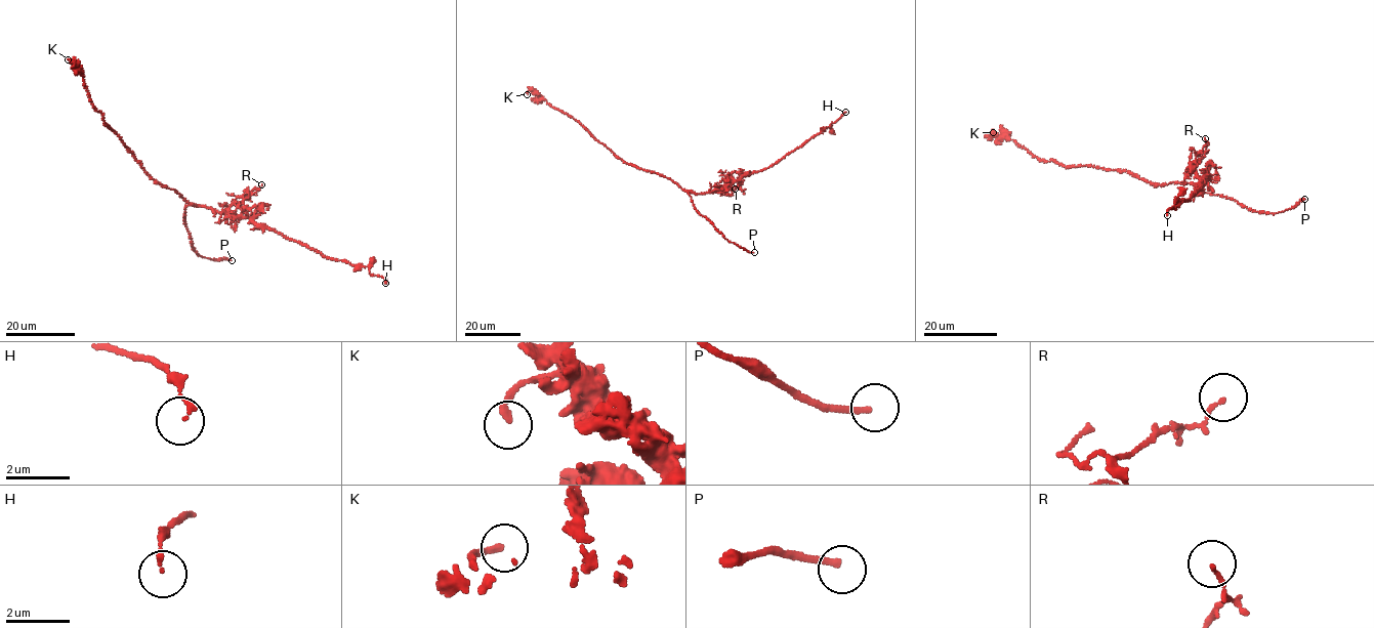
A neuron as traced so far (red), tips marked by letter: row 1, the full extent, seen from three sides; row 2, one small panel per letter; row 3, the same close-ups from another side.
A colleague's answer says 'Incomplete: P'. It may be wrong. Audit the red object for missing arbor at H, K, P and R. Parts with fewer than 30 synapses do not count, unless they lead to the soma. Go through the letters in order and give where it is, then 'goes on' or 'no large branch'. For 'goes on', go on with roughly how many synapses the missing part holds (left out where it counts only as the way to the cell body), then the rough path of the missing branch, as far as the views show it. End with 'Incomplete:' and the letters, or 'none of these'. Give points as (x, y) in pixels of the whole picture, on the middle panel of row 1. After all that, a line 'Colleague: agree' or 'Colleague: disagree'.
H: place (845, 112); no large branch
K: place (527, 94); no large branch
P: place (754, 252); goes on; course (754, 252), (769, 254)
R: place (735, 189); no large branch
Incomplete: P
Colleague: agree

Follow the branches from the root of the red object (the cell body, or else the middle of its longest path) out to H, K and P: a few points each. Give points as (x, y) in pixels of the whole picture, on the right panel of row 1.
H: (1191, 183), (1208, 179), (1189, 200), (1175, 200), (1167, 215)
K: (1191, 183), (1157, 185), (1126, 171), (1043, 161), (1014, 141), (990, 133), (993, 132)
P: (1191, 183), (1258, 212), (1285, 211), (1304, 199)

